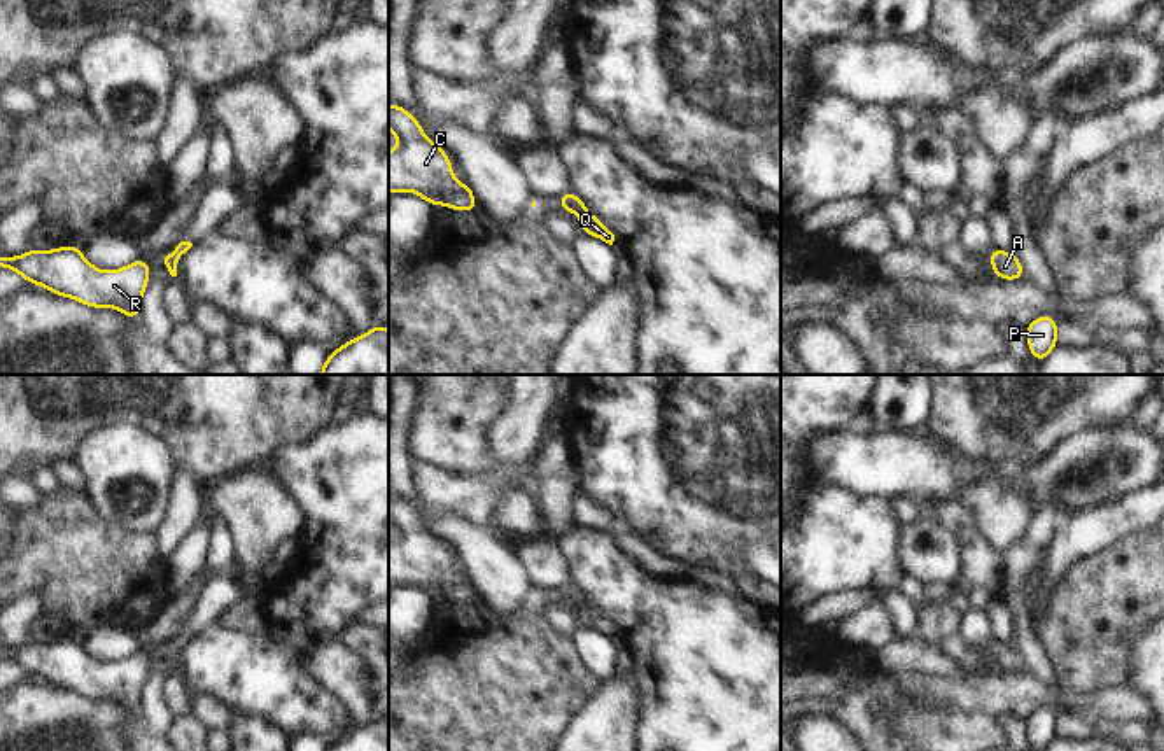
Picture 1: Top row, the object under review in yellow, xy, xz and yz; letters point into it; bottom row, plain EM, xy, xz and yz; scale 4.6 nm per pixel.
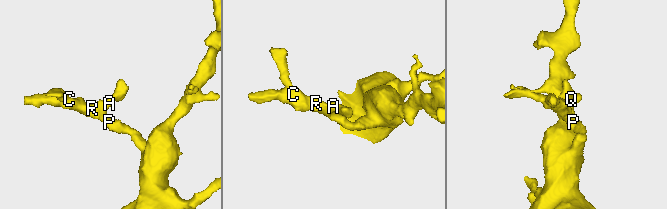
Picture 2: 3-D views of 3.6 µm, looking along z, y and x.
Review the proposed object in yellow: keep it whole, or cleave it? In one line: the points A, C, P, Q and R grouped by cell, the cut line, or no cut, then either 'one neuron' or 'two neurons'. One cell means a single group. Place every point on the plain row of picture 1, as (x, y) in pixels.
A C P Q R | no cut | one neuron

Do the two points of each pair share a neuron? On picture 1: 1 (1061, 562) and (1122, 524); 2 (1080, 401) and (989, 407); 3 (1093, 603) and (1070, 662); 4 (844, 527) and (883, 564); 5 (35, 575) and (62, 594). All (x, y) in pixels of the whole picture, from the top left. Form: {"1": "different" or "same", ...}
{"1": "same", "2": "same", "3": "same", "4": "same", "5": "same"}

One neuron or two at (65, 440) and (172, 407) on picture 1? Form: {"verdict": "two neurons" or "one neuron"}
{"verdict": "one neuron"}

